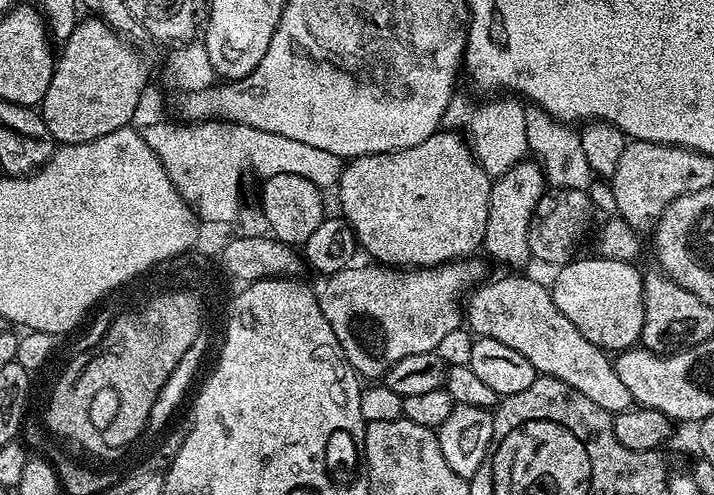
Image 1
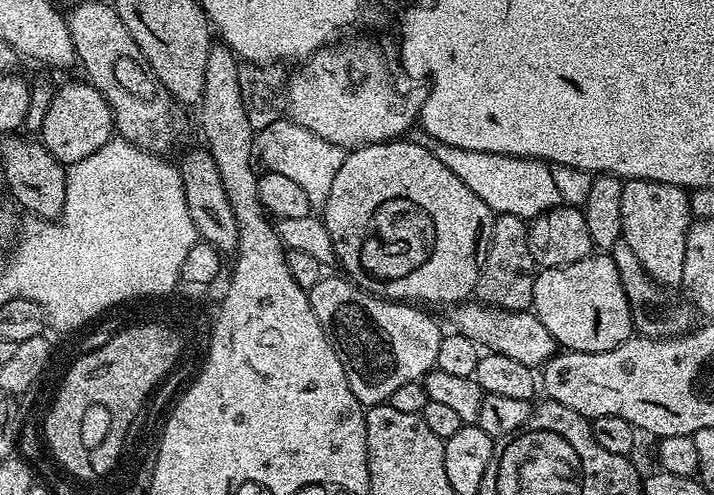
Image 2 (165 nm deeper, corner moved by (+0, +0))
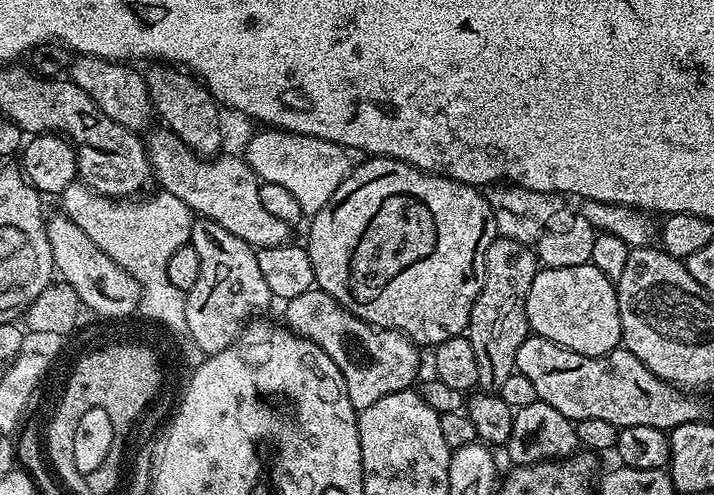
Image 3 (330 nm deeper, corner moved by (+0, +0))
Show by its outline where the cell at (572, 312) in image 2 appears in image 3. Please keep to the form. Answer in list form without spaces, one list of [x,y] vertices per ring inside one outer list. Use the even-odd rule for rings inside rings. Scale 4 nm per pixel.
[[[589,262],[552,269],[541,267],[526,298],[528,327],[535,335],[587,356],[604,356],[621,343],[616,285]]]

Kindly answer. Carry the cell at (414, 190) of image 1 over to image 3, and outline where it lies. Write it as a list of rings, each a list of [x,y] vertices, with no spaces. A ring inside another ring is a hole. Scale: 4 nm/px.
[[[374,156],[361,160],[364,161],[353,167],[352,172],[341,182],[330,200],[311,217],[312,225],[308,228],[306,247],[310,254],[310,262],[314,266],[315,287],[330,294],[330,298],[334,298],[346,310],[350,310],[350,314],[362,318],[367,324],[401,332],[417,346],[425,346],[424,344],[435,346],[455,336],[465,335],[470,310],[484,285],[486,250],[494,239],[496,223],[492,217],[492,208],[488,205],[487,195],[479,187],[451,180],[448,176],[438,176],[435,172],[423,172],[413,164],[389,156]]]

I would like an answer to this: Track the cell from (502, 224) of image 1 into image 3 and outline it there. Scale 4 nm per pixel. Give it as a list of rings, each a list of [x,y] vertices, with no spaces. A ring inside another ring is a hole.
[[[497,235],[488,245],[484,259],[484,285],[470,310],[466,329],[470,346],[474,346],[474,359],[478,361],[479,391],[499,393],[506,378],[510,378],[510,374],[516,371],[518,346],[522,346],[522,342],[530,335],[526,298],[530,294],[530,282],[534,282],[537,271],[537,255],[529,245],[520,241],[512,241],[502,235]]]

